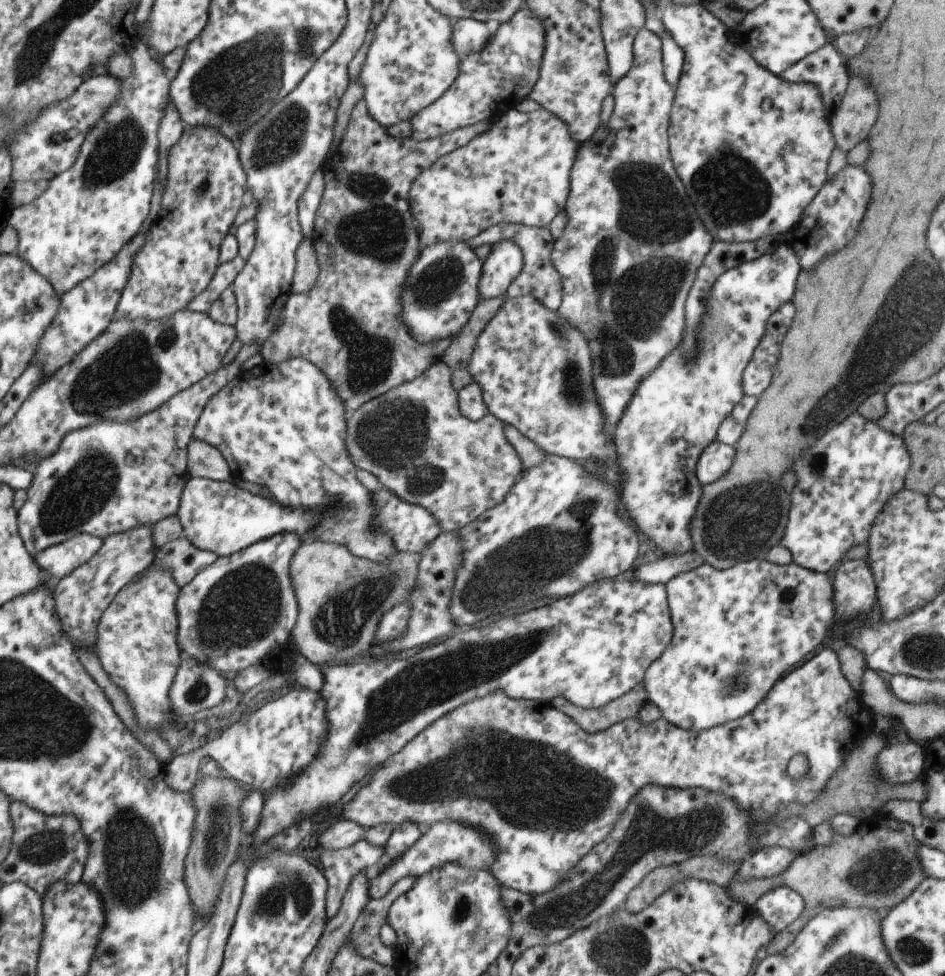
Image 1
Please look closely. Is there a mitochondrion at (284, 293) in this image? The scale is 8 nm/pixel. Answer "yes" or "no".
no

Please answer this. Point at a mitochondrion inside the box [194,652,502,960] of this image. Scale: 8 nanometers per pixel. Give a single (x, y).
(288, 895)

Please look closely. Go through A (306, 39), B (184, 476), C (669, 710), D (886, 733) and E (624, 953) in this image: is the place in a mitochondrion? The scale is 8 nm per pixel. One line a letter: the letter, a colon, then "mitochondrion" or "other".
A: mitochondrion
B: other
C: other
D: other
E: mitochondrion

